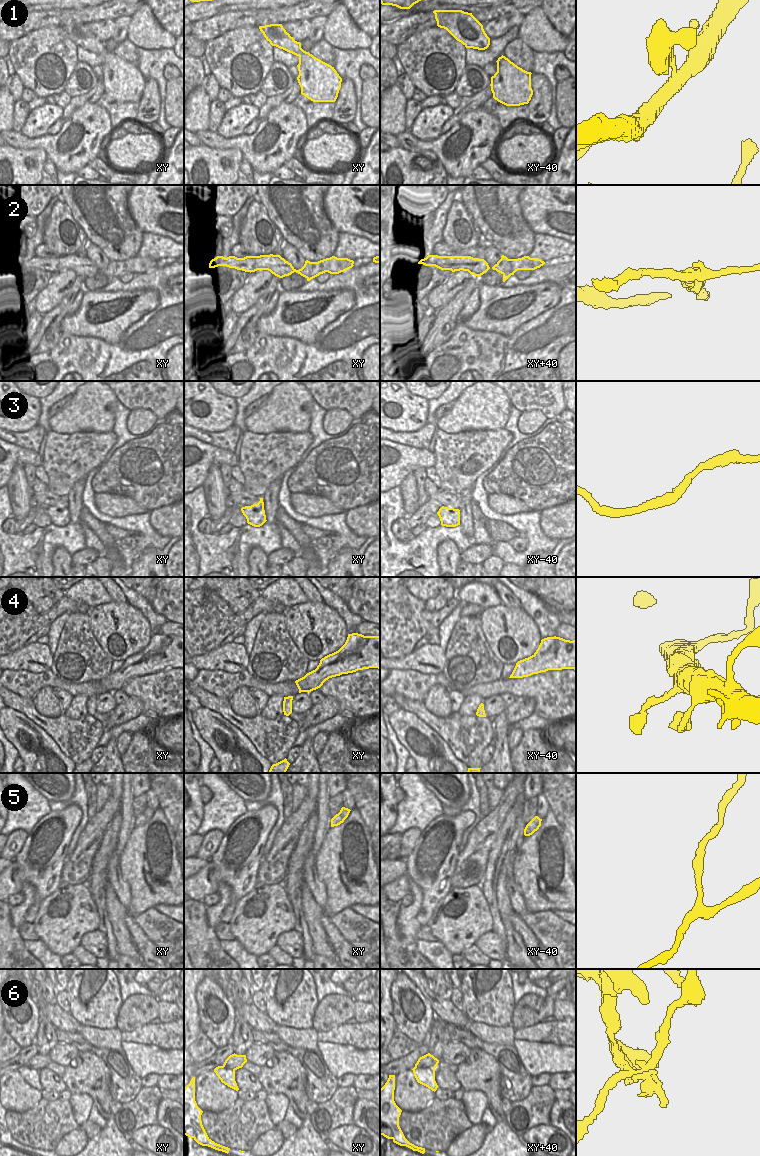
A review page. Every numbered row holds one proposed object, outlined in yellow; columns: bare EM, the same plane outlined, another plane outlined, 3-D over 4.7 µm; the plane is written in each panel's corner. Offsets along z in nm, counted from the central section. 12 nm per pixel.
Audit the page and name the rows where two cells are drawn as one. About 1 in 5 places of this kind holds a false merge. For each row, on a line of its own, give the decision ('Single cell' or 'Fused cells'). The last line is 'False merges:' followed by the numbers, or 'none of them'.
1: Single cell
2: Fused cells
3: Single cell
4: Single cell
5: Single cell
6: Fused cells
False merges: 2, 6

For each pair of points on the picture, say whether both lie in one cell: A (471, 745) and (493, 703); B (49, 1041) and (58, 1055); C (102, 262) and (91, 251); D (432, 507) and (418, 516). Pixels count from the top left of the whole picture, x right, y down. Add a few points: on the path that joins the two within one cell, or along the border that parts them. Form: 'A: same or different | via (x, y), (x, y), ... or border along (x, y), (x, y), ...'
A: different | border along (486, 716), (491, 718)
B: different | border along (58, 1042), (48, 1054)
C: same | via (99, 259), (94, 254)
D: same | via (429, 508), (421, 515)

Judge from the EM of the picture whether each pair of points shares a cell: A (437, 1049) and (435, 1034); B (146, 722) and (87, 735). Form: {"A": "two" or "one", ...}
{"A": "one", "B": "two"}

